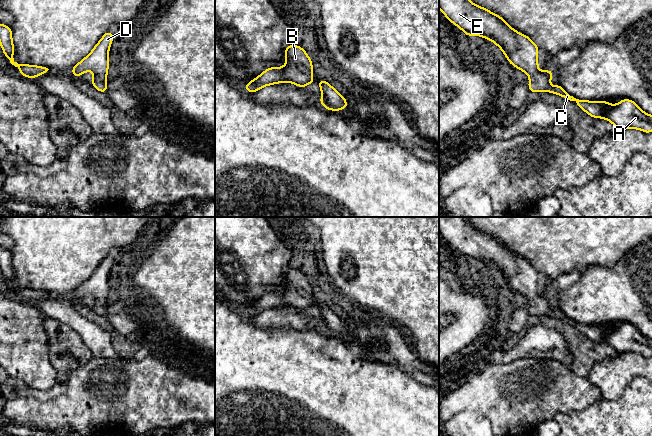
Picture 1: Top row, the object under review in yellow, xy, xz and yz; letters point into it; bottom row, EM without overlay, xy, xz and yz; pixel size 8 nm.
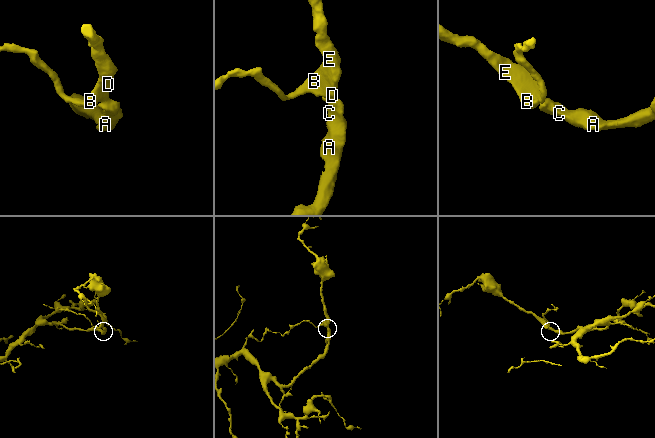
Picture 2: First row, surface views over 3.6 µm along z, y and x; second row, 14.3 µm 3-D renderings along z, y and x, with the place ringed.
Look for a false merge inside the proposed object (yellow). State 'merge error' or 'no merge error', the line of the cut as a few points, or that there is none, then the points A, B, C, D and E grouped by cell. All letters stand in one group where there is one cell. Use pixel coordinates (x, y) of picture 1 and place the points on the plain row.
no merge error; no cut; A B C D E

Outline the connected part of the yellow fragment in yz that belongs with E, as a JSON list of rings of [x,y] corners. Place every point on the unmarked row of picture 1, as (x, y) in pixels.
[[[439,217],[439,233],[467,260],[477,259],[493,265],[511,289],[529,299],[531,316],[551,316],[575,325],[591,341],[604,342],[617,353],[652,356],[652,339],[646,338],[630,323],[622,323],[617,329],[606,325],[585,325],[567,318],[561,309],[551,311],[553,295],[538,294],[539,272],[536,268],[527,259],[510,251],[501,240],[472,227],[466,217]]]

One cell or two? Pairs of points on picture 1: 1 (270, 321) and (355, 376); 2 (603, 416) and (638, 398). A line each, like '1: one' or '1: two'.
1: two
2: one

